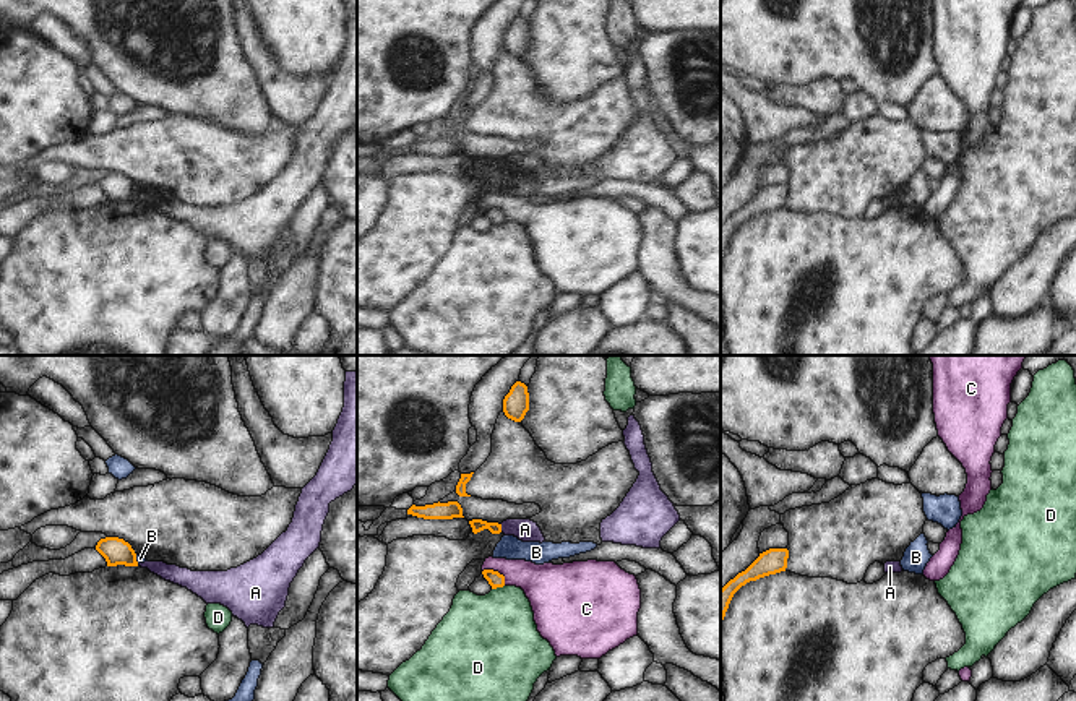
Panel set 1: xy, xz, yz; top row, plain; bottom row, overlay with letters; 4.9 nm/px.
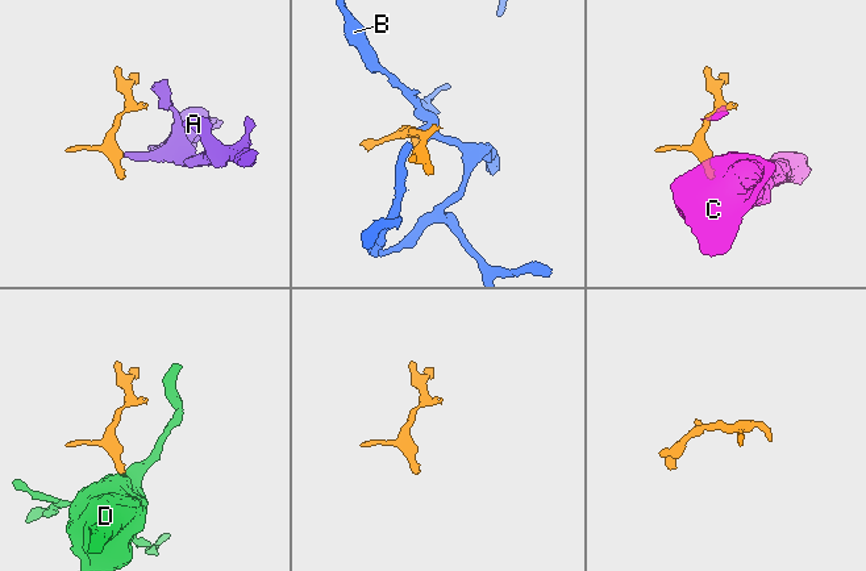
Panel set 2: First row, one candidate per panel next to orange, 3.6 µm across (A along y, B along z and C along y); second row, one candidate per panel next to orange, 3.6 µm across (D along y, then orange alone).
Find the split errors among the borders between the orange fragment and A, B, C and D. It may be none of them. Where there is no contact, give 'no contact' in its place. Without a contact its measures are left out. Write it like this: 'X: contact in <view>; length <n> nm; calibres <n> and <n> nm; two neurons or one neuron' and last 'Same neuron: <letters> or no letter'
A: contact in xz; length 40 nm; calibres 60 and 110 nm; two neurons
B: contact in xy; length 60 nm; calibres 130 and 40 nm; two neurons
C: contact in xz; length 140 nm; calibres 80 and 220 nm; two neurons
D: contact in xz; length 70 nm; calibres 80 and 420 nm; two neurons
Same neuron: no letter

